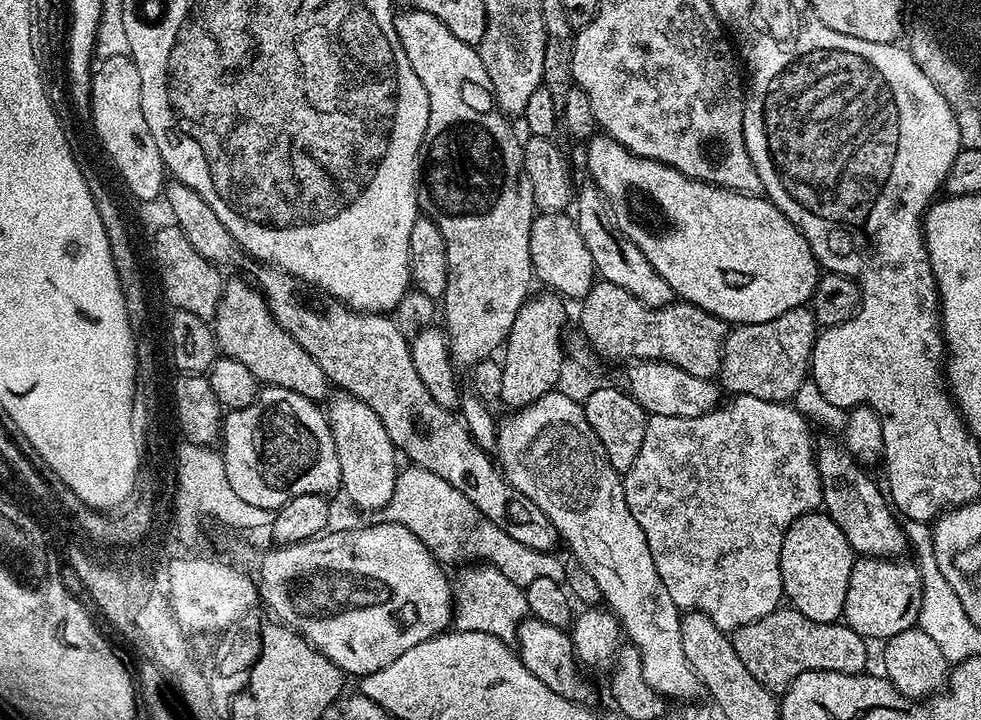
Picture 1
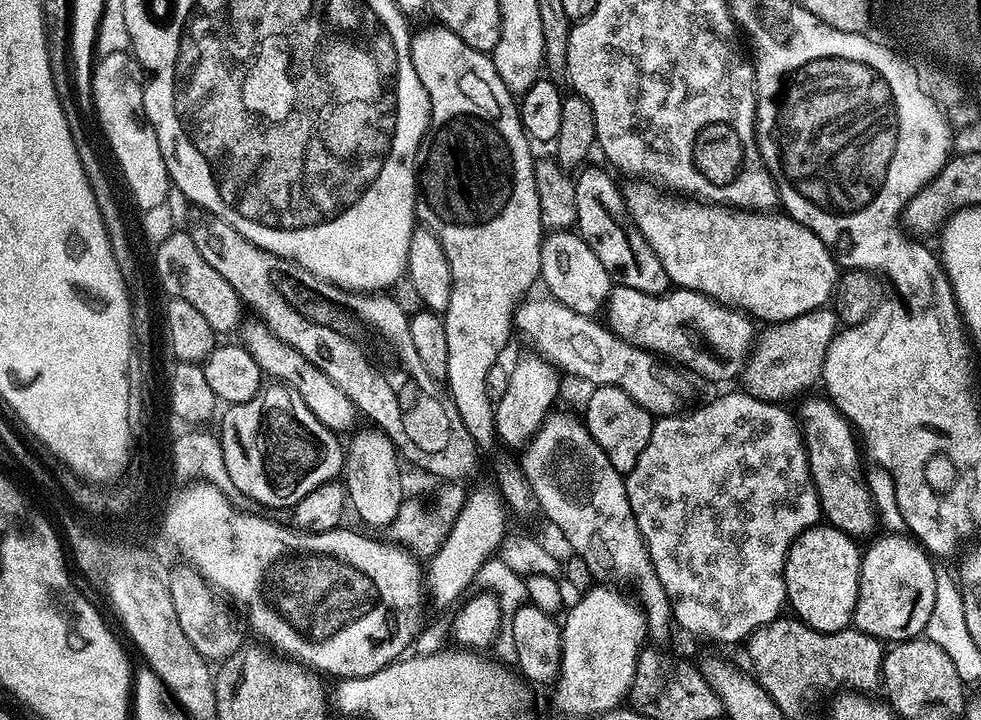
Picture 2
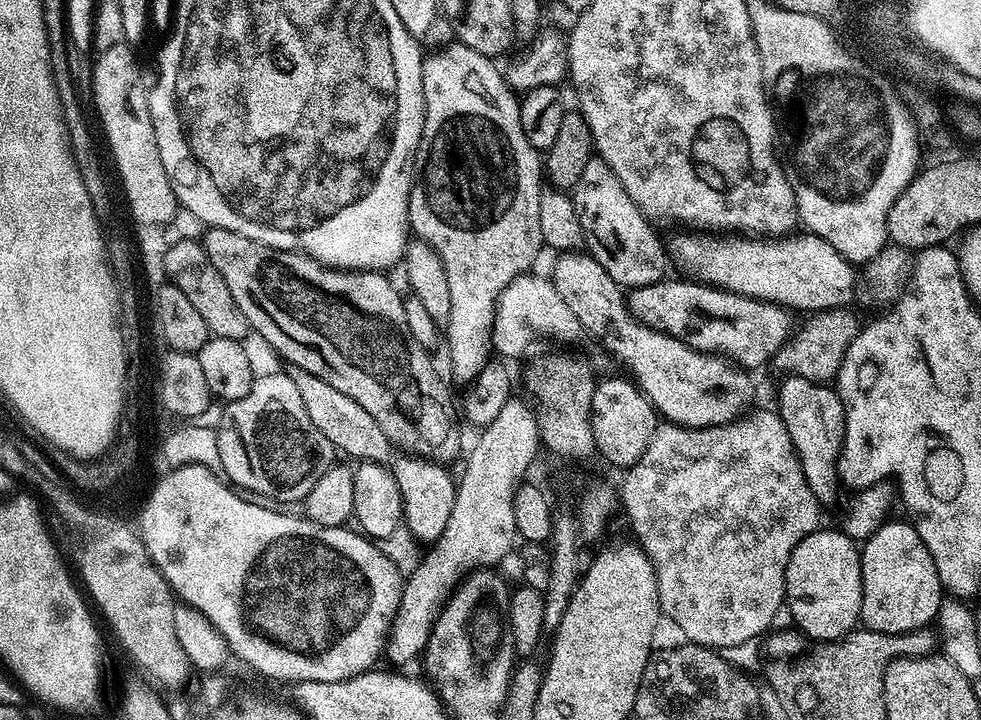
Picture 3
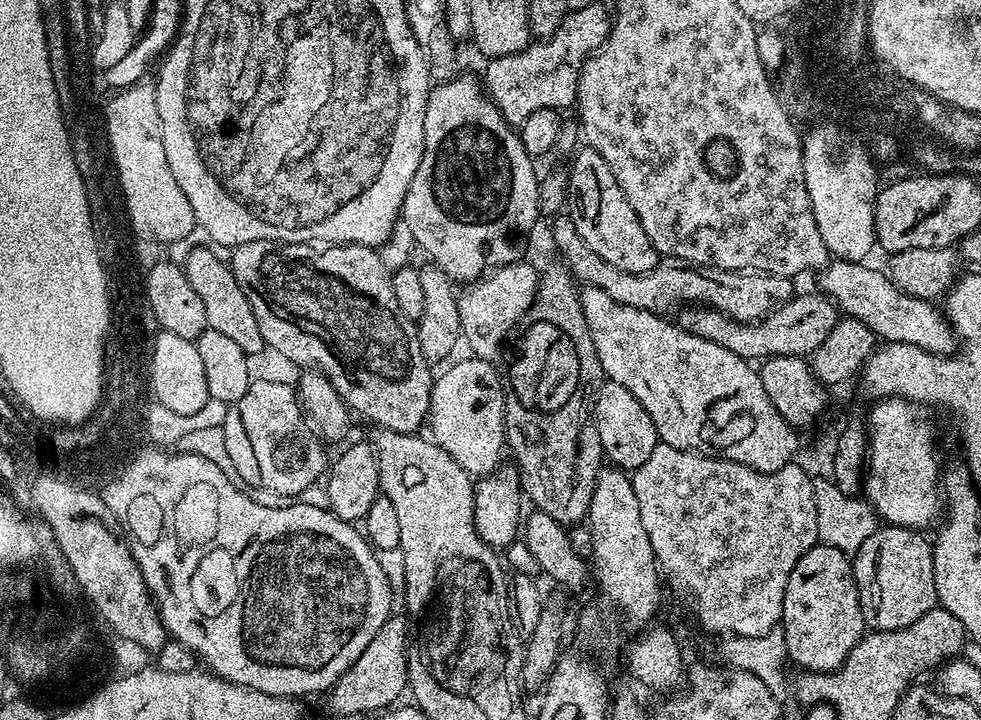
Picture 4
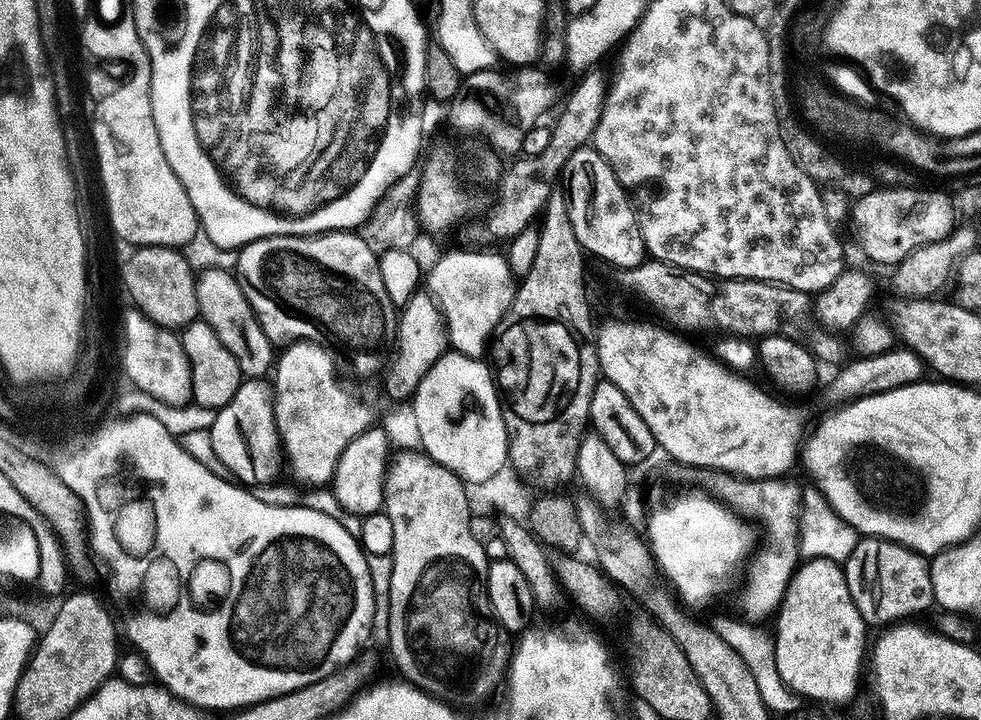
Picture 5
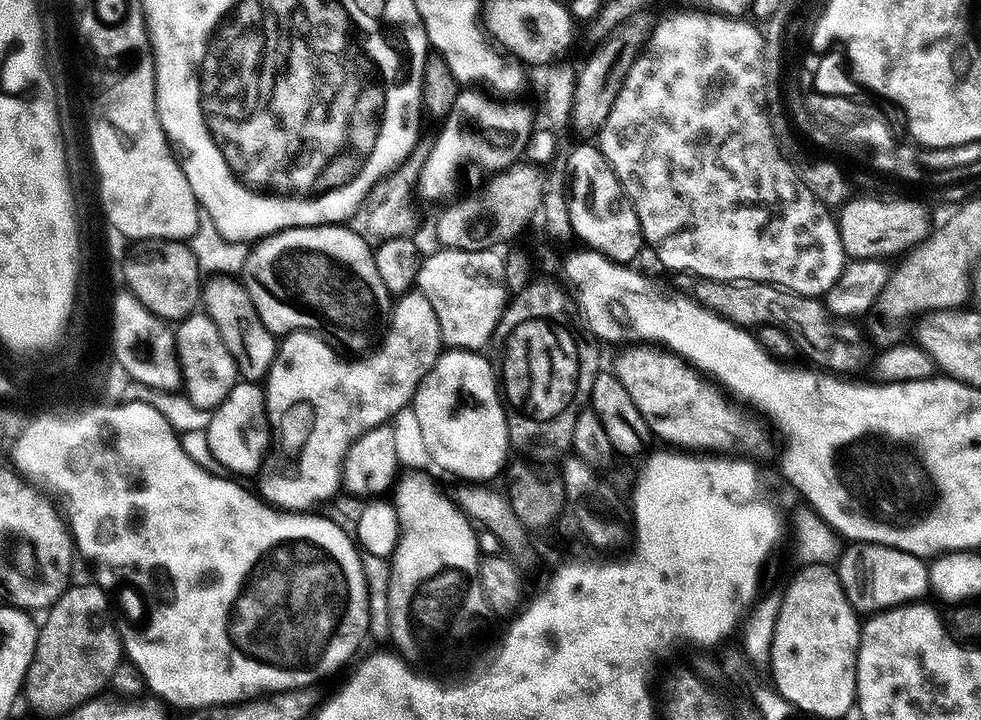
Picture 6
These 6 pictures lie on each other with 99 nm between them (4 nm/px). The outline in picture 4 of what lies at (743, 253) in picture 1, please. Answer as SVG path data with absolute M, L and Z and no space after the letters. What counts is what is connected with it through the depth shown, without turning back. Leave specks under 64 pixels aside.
M833 259L819 273L819 291L827 296L844 316L853 316L858 322L889 344L909 344L939 356L955 353L958 348L956 333L948 323L947 315L933 301L906 294L883 271L867 268L867 263Z

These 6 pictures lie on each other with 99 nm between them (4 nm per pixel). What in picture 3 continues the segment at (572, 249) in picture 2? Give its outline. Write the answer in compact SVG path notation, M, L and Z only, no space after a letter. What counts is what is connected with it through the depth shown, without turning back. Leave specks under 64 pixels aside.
M565 252L555 257L556 265L550 279L563 302L573 311L579 327L589 332L610 355L624 363L624 368L637 388L648 397L652 407L667 423L680 424L683 428L717 428L741 419L752 404L752 380L745 369L729 362L725 357L700 352L681 340L641 324L628 308L625 289L606 274L606 270L591 254Z

